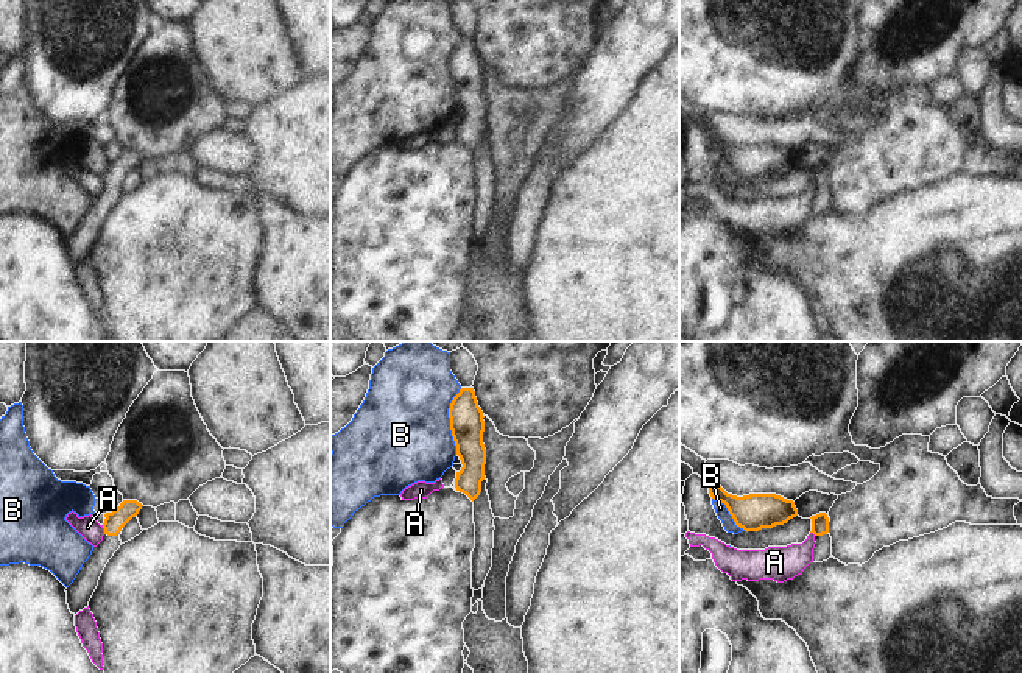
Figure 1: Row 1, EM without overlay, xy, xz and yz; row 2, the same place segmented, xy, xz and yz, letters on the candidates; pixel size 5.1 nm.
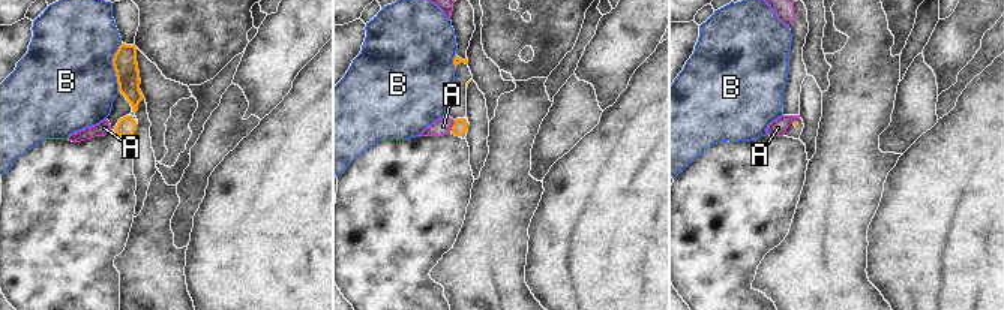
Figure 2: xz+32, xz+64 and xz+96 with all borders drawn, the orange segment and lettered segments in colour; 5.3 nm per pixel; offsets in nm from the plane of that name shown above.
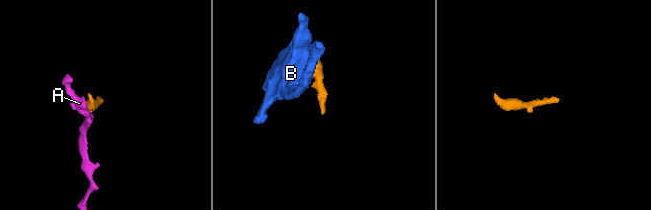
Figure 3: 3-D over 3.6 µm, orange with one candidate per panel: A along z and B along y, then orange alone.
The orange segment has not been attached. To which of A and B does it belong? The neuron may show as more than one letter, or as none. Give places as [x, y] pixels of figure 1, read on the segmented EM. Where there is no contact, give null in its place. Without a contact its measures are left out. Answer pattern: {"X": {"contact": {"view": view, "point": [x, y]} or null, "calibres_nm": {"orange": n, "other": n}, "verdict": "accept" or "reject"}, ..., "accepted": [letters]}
{"A": {"contact": {"view": "xy", "point": [105, 530]}, "calibres_nm": {"orange": 100, "other": 110}, "verdict": "reject"}, "B": {"contact": {"view": "xz", "point": [451, 421]}, "calibres_nm": {"orange": 180, "other": 480}, "verdict": "reject"}, "accepted": []}

